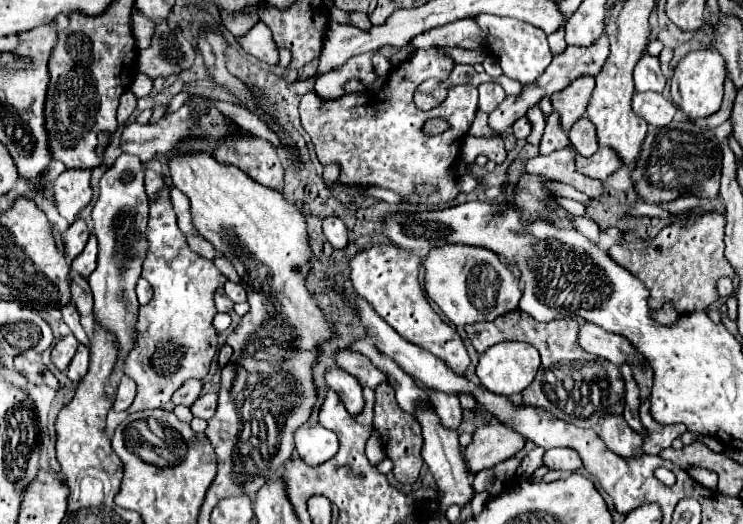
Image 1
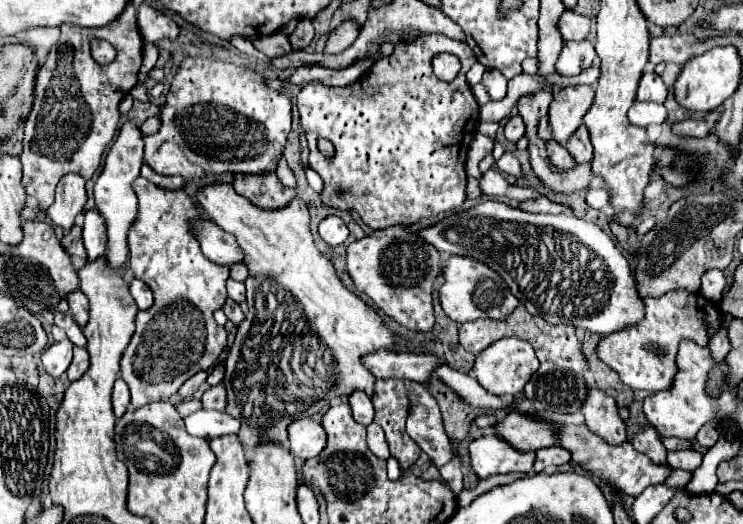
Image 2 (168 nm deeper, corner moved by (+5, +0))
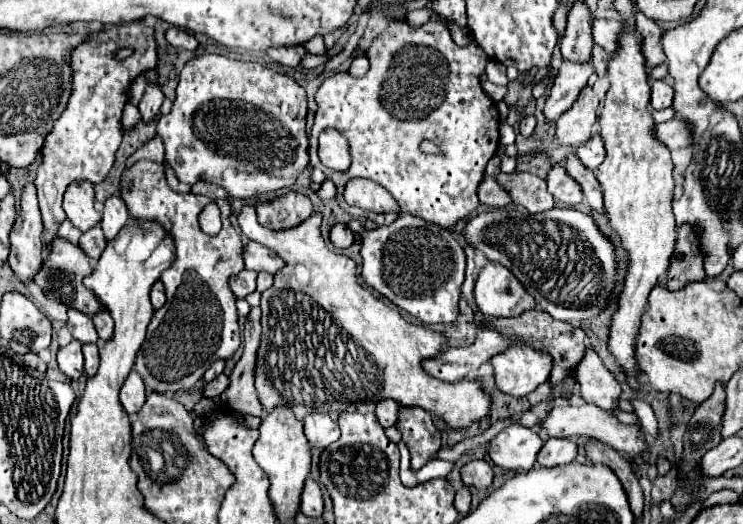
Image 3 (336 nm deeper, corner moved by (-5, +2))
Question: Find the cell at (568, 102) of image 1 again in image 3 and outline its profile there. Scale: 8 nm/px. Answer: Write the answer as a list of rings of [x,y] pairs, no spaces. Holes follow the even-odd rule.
[[[587,85],[583,93],[579,93],[575,105],[567,109],[563,117],[557,119],[557,129],[555,129],[557,143],[565,147],[579,147],[581,143],[589,141],[593,133],[593,123],[597,121],[597,107],[599,107],[599,97]]]

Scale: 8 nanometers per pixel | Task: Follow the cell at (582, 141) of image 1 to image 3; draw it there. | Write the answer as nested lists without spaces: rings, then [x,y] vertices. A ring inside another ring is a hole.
[[[595,133],[587,143],[579,145],[577,147],[577,157],[583,161],[583,165],[587,169],[597,169],[603,163],[603,157],[605,157],[601,135]]]

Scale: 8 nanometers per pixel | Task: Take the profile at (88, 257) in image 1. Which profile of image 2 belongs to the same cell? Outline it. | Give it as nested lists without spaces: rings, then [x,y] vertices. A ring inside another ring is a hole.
[[[97,209],[85,213],[85,227],[83,227],[83,243],[87,249],[89,259],[99,257],[107,249],[107,231],[105,219]]]

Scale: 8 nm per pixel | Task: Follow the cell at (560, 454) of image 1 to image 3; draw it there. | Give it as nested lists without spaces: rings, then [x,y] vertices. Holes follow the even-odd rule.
[[[551,439],[543,445],[537,455],[537,461],[543,467],[559,467],[567,465],[577,457],[577,443],[571,439]]]

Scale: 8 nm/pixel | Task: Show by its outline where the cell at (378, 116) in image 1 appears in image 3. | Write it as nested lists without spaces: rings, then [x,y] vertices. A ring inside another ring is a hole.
[[[405,21],[391,23],[367,51],[371,69],[365,77],[353,79],[347,73],[337,73],[327,77],[315,93],[317,113],[309,137],[311,165],[325,171],[325,175],[337,187],[339,207],[353,217],[367,217],[377,225],[391,225],[397,221],[399,213],[373,213],[359,207],[351,207],[343,201],[343,187],[351,177],[367,177],[383,185],[399,203],[403,213],[411,213],[425,221],[441,227],[451,227],[459,219],[465,219],[479,207],[477,187],[483,179],[487,161],[495,155],[499,143],[499,113],[495,103],[485,95],[479,83],[479,75],[489,63],[489,57],[471,41],[467,47],[457,47],[445,25],[429,21],[417,29],[409,27]],[[325,129],[337,129],[349,141],[351,165],[347,171],[331,171],[319,163],[317,157],[317,137]],[[429,139],[439,147],[437,155],[425,155],[419,151],[419,141]]]

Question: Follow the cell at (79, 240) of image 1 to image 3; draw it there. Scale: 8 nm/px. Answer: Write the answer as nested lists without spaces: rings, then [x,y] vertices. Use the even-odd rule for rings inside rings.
[[[99,225],[93,227],[93,229],[89,229],[89,231],[85,231],[85,233],[79,237],[79,247],[81,247],[93,261],[97,261],[97,259],[101,257],[105,245],[107,245],[107,241],[105,241],[103,231],[101,231]]]

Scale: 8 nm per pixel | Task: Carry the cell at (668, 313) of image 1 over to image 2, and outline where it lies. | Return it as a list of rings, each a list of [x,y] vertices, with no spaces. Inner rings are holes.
[[[675,289],[663,297],[645,297],[645,317],[625,327],[617,333],[601,339],[597,353],[603,363],[617,371],[619,379],[631,389],[643,389],[649,393],[667,391],[673,387],[673,377],[677,373],[675,355],[683,339],[693,341],[701,347],[707,347],[711,337],[721,329],[723,311],[717,309],[717,303],[705,299],[699,293],[689,293],[685,289]]]

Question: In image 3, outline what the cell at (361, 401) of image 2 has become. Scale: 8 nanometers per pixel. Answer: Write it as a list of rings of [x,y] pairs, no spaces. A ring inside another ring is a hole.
[[[383,399],[383,401],[377,403],[375,417],[377,417],[377,421],[387,429],[387,427],[395,425],[395,421],[397,421],[397,409],[399,409],[399,403],[397,403],[397,401]]]

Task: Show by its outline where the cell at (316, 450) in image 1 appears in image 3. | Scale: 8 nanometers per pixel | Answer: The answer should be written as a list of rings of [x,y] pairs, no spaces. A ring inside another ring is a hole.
[[[309,413],[303,419],[305,437],[311,447],[327,449],[333,441],[339,439],[339,427],[327,413]]]

